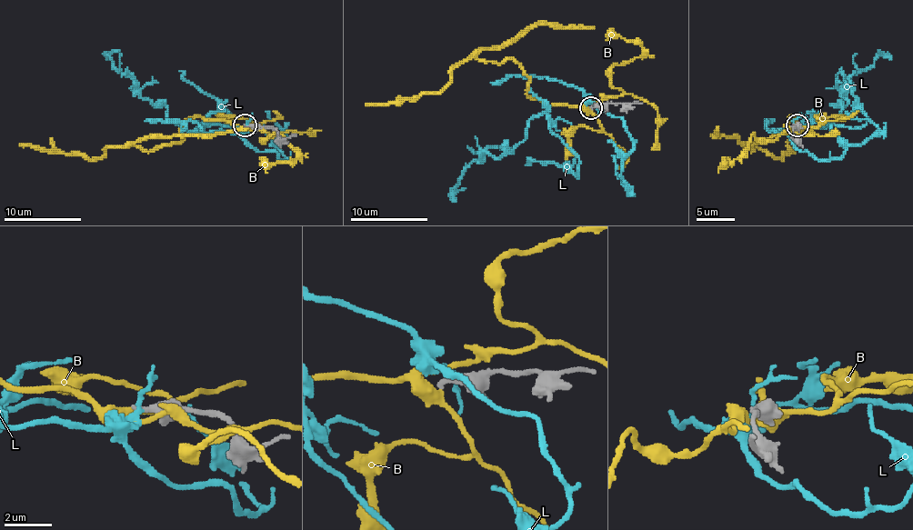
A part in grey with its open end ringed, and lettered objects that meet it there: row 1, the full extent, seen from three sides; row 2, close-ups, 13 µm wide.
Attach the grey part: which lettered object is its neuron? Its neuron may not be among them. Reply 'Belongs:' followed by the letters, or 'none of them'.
Belongs: none of them

